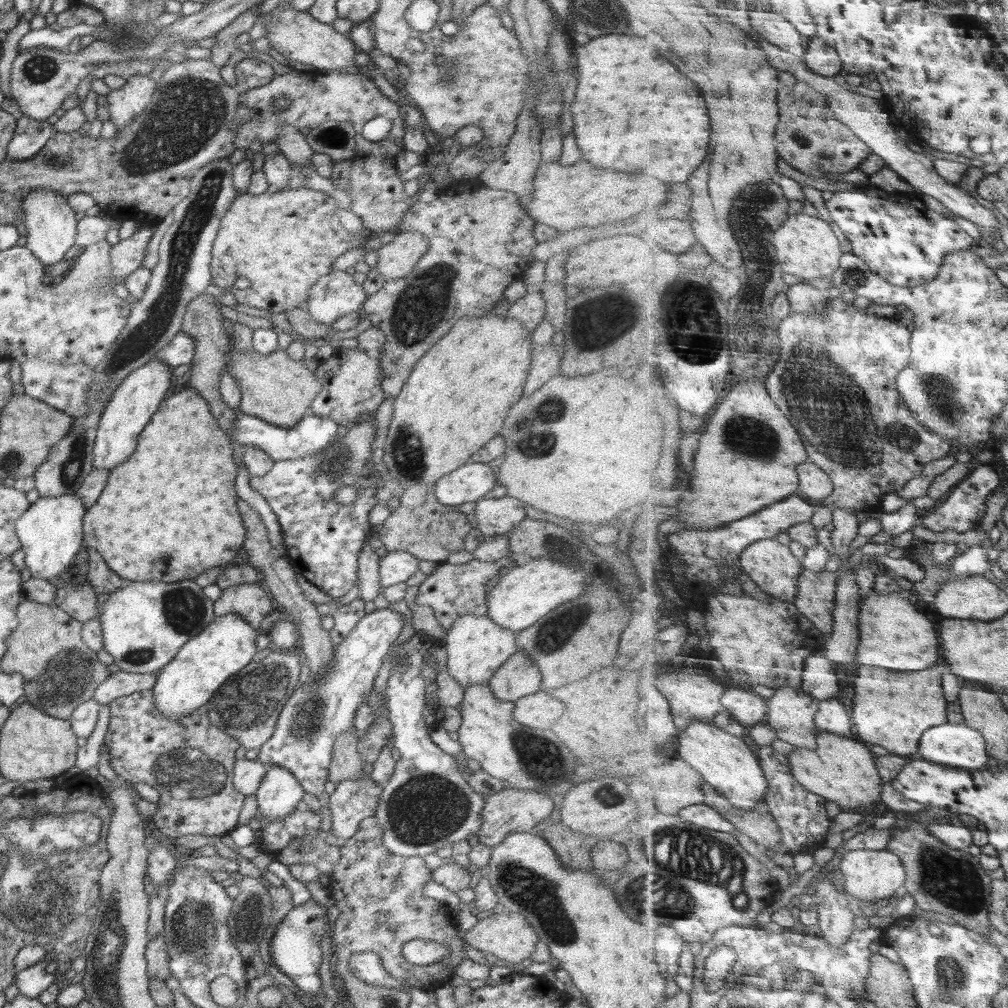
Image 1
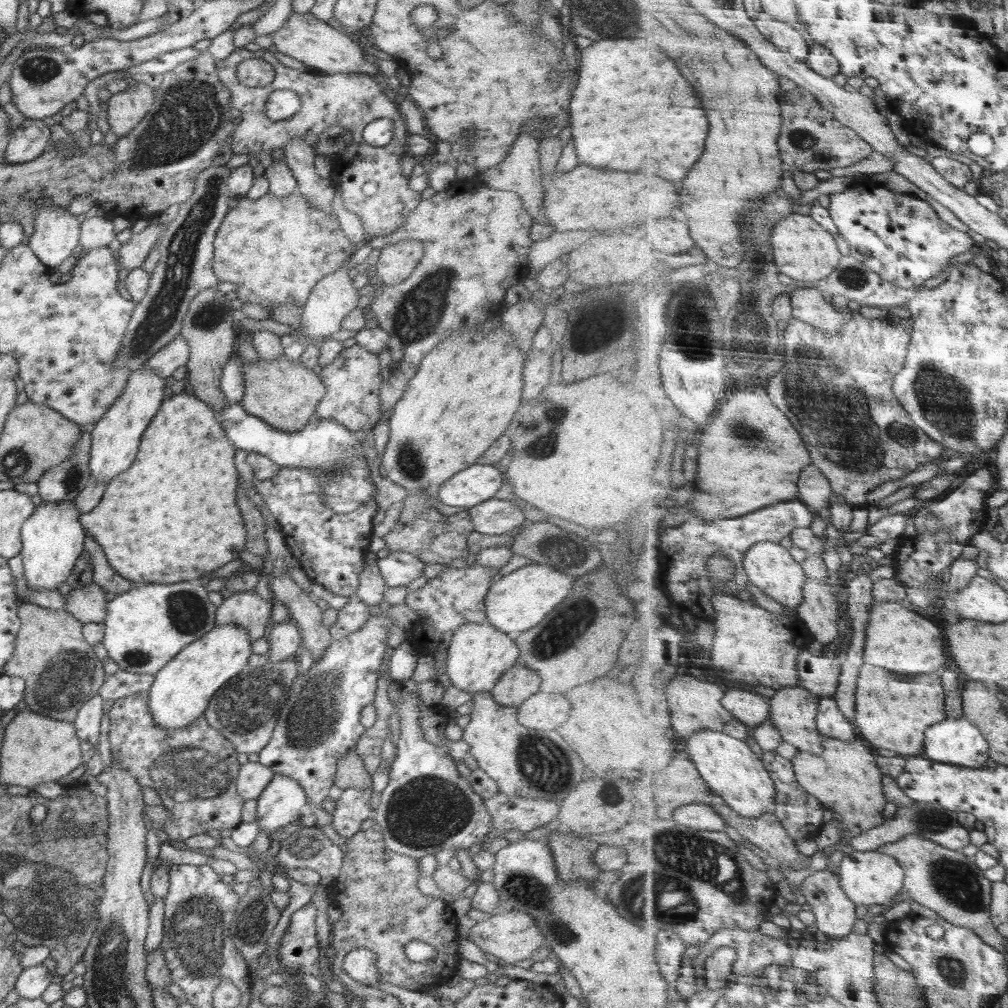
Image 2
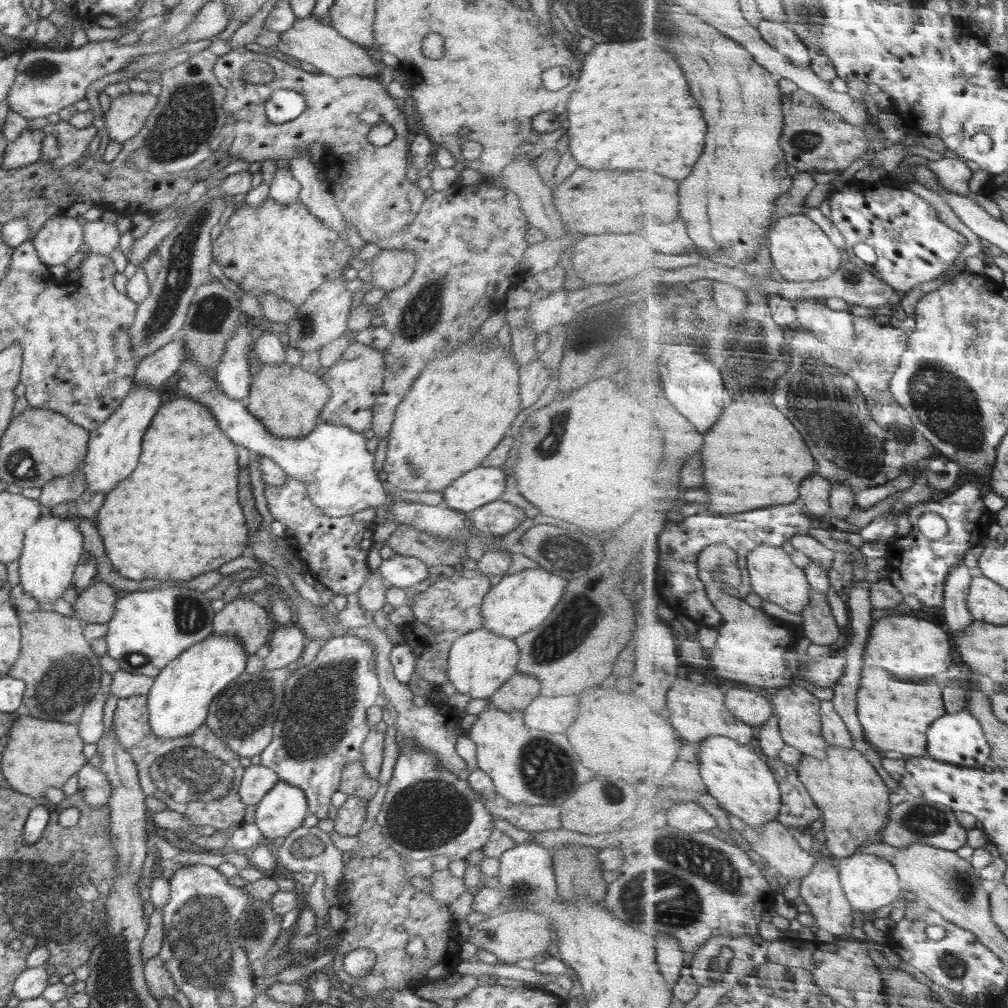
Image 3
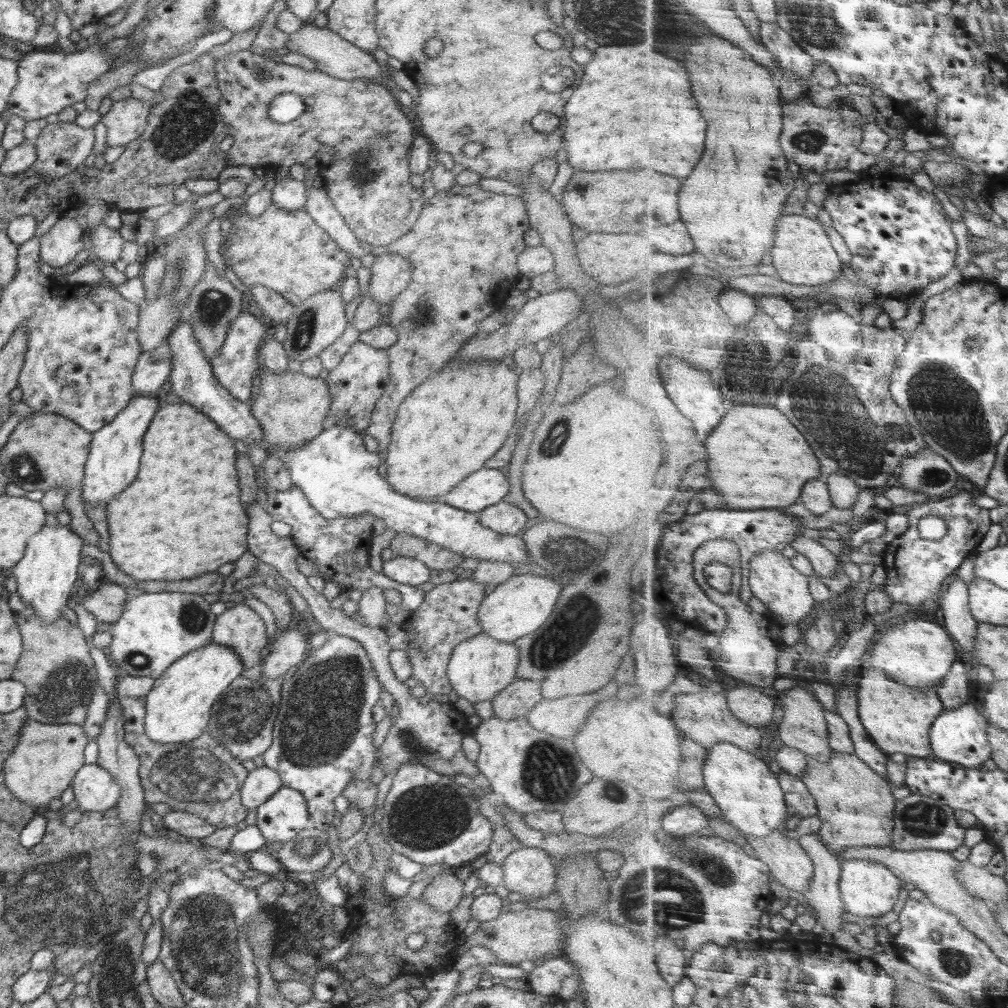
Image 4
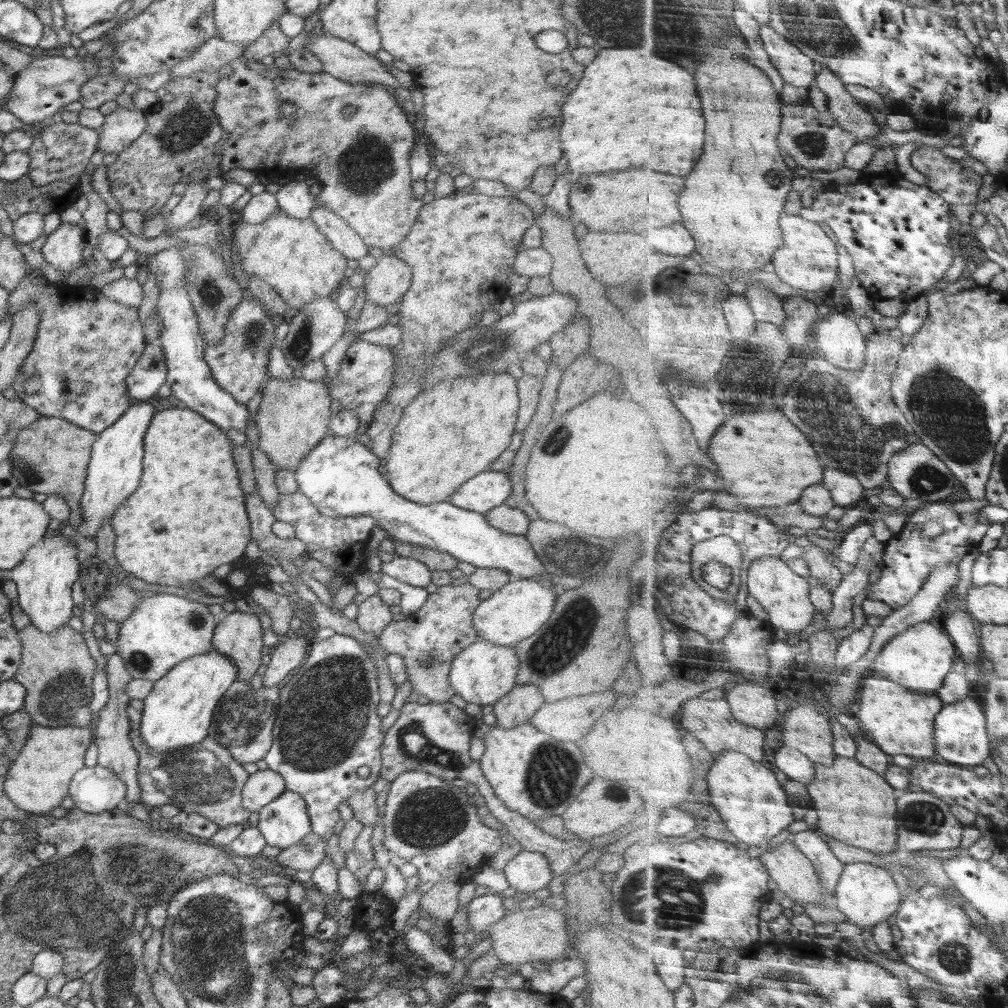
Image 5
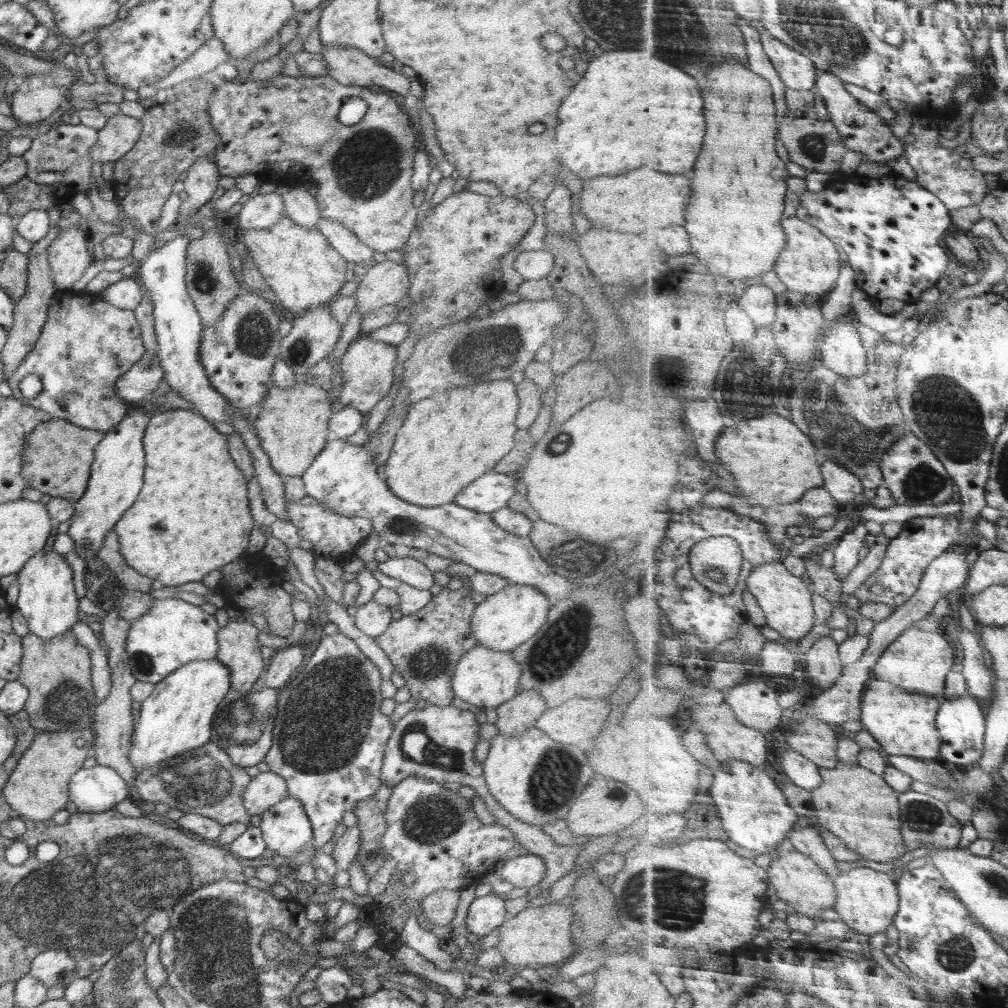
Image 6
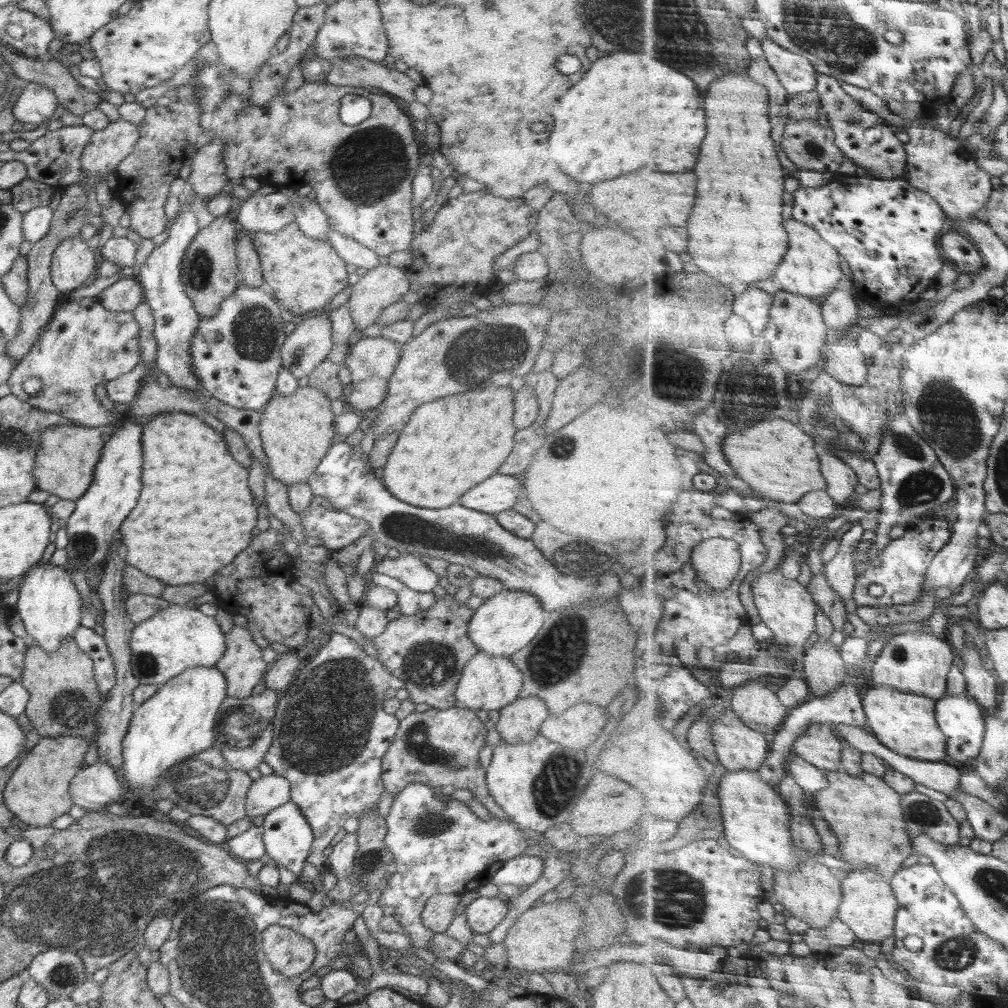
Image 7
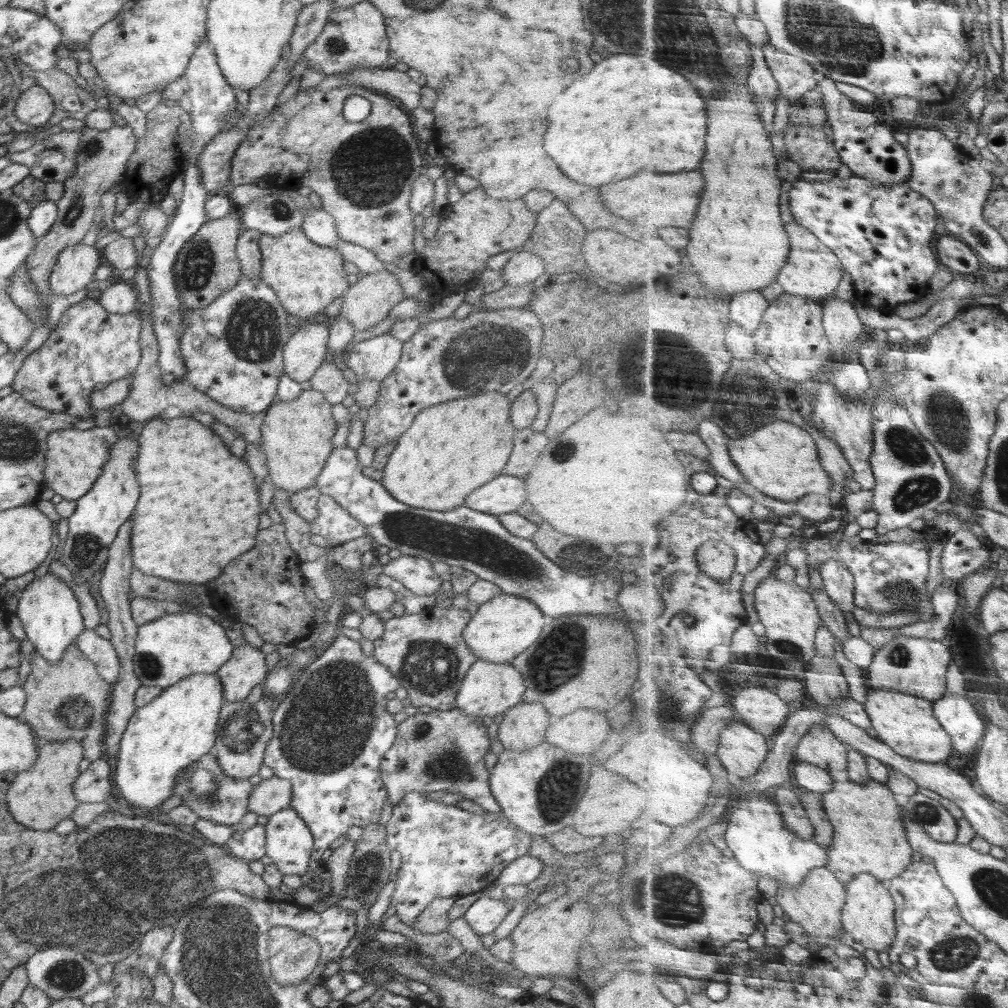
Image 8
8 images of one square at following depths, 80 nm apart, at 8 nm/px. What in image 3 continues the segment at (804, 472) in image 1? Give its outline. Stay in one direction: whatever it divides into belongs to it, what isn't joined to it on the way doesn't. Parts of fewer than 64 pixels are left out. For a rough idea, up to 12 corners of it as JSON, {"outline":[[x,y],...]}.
{"outline":[[814,474],[802,482],[800,501],[816,518],[832,511],[834,483]]}

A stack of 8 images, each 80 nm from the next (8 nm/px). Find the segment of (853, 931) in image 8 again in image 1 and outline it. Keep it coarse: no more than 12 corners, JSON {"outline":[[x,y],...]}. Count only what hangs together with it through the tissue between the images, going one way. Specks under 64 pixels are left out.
{"outline":[[891,850],[845,855],[846,893],[889,906],[908,872]]}

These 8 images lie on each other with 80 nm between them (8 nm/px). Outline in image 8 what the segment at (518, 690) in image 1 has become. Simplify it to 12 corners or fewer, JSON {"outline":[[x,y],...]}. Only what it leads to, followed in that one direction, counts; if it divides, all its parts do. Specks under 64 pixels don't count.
{"outline":[[522,701],[503,714],[497,738],[526,752],[544,742],[548,711]]}

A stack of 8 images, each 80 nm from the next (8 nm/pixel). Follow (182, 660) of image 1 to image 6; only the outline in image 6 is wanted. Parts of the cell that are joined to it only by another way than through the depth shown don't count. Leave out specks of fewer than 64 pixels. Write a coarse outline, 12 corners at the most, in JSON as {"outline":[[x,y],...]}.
{"outline":[[218,659],[165,676],[141,702],[134,772],[211,740],[231,689]]}

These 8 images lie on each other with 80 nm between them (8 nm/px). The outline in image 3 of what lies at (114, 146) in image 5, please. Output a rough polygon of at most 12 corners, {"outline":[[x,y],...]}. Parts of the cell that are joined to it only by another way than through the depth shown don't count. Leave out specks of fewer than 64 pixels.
{"outline":[[151,92],[111,99],[104,113],[109,138],[136,136],[157,102]]}

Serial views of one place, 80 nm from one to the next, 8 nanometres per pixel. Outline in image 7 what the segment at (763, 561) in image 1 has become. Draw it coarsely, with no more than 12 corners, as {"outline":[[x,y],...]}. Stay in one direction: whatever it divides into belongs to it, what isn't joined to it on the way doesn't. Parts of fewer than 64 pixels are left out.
{"outline":[[781,568],[753,582],[780,644],[806,646],[819,604]]}

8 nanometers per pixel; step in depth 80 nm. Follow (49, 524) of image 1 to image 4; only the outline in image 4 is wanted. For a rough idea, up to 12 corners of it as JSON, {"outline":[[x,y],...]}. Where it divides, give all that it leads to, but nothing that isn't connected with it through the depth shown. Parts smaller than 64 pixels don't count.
{"outline":[[42,526],[4,574],[42,620],[56,623],[78,584],[83,541]]}

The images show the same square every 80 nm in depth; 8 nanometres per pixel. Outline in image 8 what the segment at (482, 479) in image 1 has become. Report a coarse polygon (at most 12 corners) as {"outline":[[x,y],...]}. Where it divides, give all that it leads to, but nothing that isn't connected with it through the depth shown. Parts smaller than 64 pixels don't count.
{"outline":[[504,474],[464,504],[497,517],[526,500],[525,482]]}

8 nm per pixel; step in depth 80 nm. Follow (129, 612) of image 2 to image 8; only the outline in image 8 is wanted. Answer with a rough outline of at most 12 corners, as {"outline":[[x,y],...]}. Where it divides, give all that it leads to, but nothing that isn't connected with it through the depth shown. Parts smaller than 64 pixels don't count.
{"outline":[[208,615],[138,625],[133,672],[165,689],[216,674],[234,647]]}

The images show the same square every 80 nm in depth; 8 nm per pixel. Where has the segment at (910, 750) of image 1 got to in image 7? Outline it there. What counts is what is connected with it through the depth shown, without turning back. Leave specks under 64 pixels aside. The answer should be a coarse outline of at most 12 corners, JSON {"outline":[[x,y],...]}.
{"outline":[[863,692],[871,732],[895,752],[949,760],[938,701]]}

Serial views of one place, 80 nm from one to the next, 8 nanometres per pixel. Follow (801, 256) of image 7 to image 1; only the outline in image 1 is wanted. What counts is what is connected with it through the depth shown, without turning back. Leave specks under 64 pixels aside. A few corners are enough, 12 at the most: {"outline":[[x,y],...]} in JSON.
{"outline":[[800,212],[774,234],[785,273],[832,278],[845,253],[828,221]]}

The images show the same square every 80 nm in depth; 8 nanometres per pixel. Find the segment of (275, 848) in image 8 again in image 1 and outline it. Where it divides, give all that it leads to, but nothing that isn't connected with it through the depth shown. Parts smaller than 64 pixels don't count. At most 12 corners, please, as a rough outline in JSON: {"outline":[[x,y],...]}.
{"outline":[[271,766],[256,792],[264,824],[290,816],[305,791]]}

